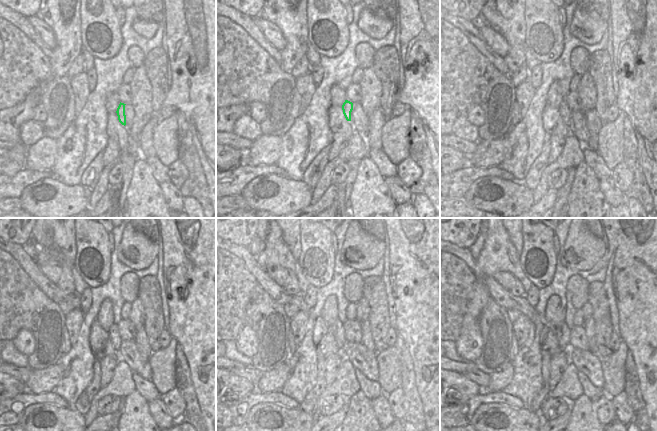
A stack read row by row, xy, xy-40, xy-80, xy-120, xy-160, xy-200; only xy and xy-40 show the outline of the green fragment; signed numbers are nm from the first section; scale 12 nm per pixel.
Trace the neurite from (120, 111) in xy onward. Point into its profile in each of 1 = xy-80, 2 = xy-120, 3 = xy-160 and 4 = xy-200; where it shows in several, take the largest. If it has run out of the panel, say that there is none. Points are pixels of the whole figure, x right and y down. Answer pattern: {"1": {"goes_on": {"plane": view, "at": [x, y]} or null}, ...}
{"1": {"goes_on": {"plane": "xy-80", "at": [563, 108]}}, "2": {"goes_on": {"plane": "xy-120", "at": [113, 331]}}, "3": {"goes_on": {"plane": "xy-160", "at": [336, 329]}}, "4": {"goes_on": {"plane": "xy-200", "at": [561, 330]}}}

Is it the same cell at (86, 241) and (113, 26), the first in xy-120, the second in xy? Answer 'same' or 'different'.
same

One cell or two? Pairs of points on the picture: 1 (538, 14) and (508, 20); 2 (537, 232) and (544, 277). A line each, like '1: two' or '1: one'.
1: two
2: one

